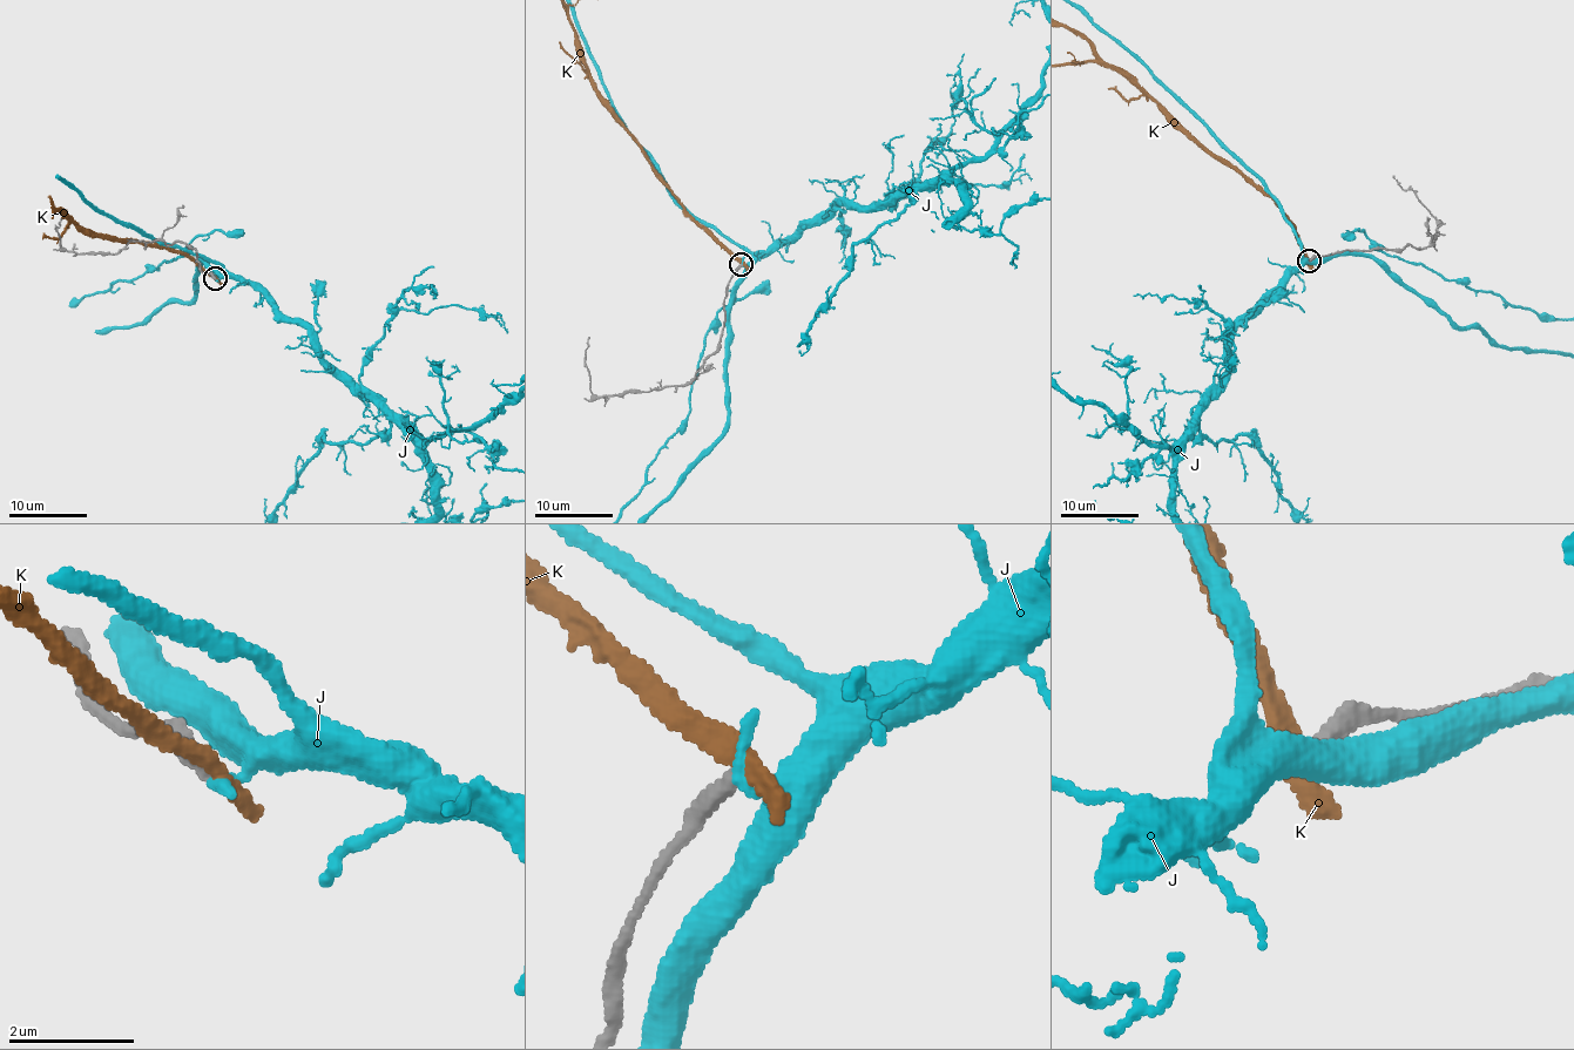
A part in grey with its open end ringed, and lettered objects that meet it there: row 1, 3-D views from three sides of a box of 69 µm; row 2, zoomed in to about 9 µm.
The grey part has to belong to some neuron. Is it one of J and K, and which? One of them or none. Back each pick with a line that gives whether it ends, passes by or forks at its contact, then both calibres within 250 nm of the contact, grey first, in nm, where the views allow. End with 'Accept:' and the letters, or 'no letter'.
Accept: no letter

